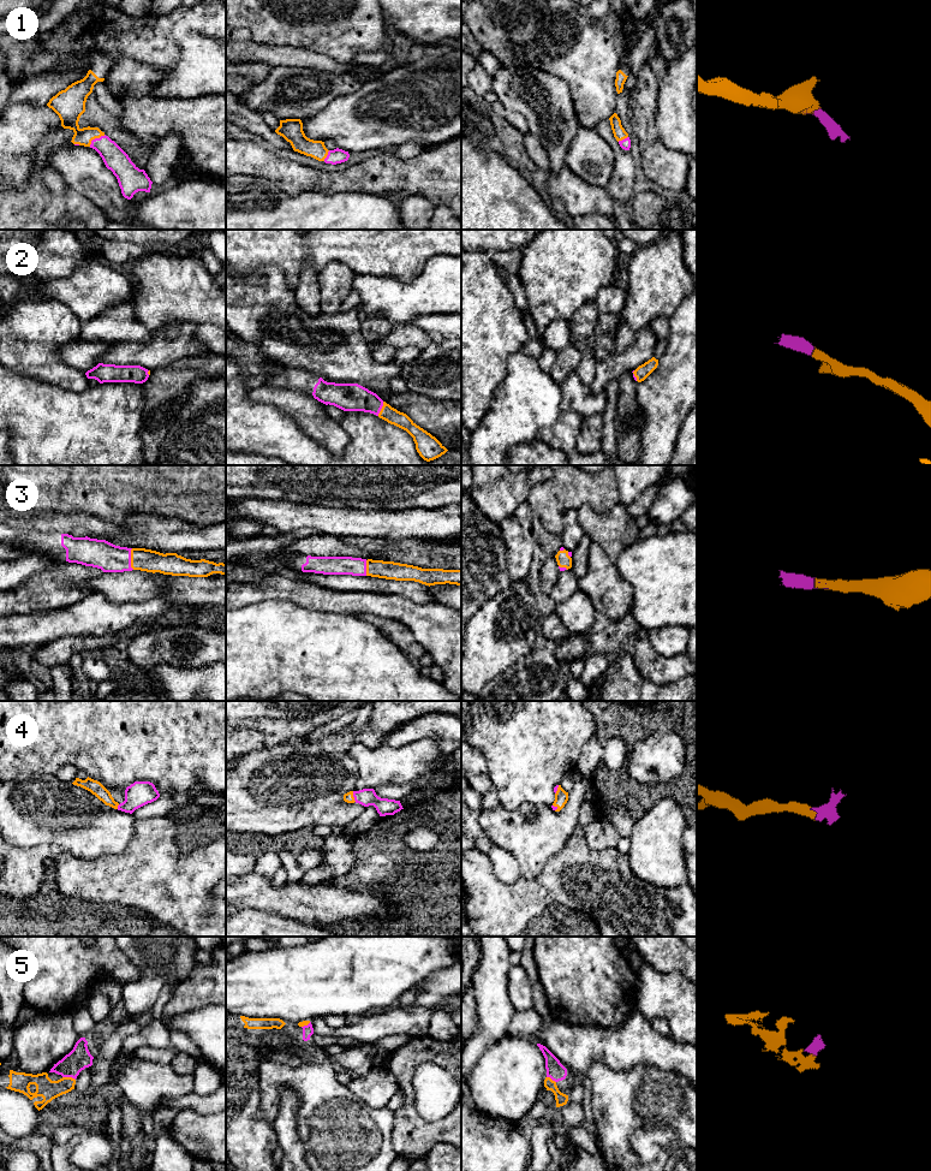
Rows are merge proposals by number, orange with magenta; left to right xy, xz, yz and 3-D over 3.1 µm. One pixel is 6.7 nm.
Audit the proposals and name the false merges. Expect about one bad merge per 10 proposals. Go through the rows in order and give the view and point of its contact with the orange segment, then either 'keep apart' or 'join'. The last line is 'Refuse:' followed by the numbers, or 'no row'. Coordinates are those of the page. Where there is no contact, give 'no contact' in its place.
1: meets orange in xy at (95, 137); join
2: meets orange in xz at (381, 409); join
3: meets orange in xy at (131, 559); join
4: meets orange in xz at (352, 796); join
5: meets orange in xy at (69, 1077); join
Refuse: no row

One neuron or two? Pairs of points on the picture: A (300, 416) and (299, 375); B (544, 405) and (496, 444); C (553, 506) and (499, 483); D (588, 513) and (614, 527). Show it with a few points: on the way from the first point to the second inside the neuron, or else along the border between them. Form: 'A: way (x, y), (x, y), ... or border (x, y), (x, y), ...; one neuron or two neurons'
A: border (306, 393), (309, 394); two neurons
B: way (532, 408), (508, 432); one neuron
C: border (531, 487), (526, 500); two neurons
D: way (594, 519), (601, 527), (608, 527); one neuron

